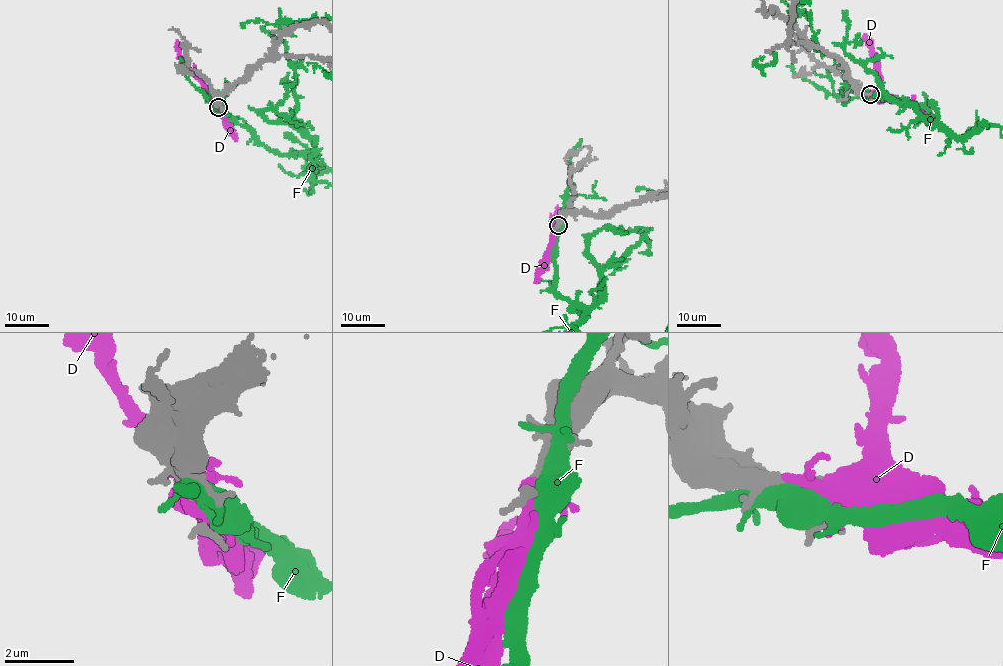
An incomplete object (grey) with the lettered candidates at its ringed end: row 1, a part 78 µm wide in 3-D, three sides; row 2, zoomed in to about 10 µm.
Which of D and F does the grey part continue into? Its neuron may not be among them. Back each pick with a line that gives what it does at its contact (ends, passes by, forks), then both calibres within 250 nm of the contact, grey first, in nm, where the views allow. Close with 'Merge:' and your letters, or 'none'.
D: it forks there; 460 nm thick on the grey side, 440 nm on the other
Merge: D

